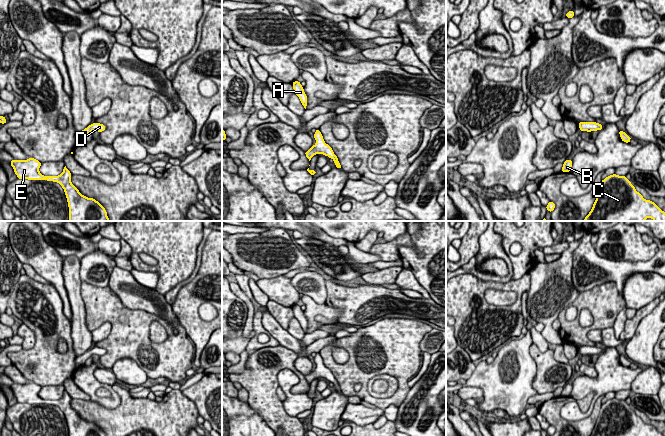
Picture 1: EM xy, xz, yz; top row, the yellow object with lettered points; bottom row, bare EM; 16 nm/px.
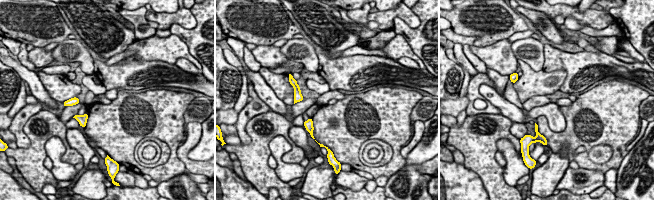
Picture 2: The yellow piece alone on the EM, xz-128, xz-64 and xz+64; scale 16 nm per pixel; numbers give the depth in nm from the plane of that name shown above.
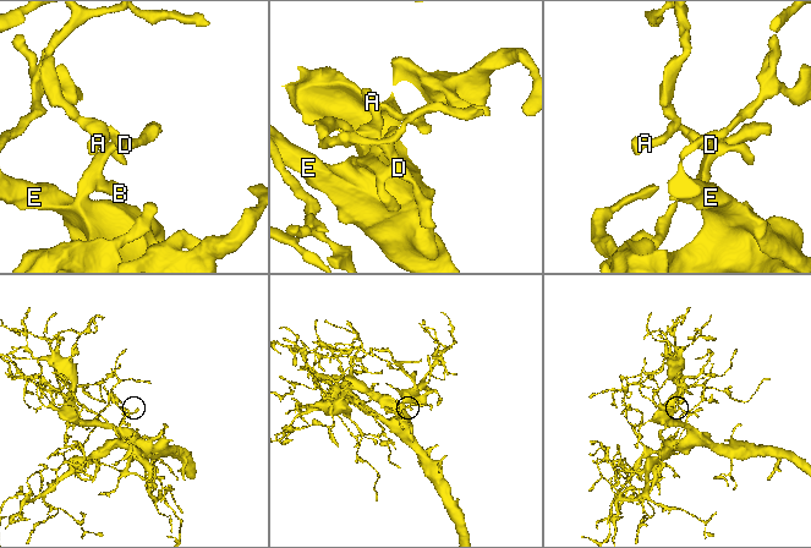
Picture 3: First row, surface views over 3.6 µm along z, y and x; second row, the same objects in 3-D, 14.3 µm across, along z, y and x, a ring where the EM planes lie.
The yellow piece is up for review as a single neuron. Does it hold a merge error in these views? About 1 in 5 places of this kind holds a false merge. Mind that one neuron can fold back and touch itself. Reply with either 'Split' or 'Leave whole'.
Leave whole

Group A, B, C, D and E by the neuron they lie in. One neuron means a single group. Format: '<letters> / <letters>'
A B C D E

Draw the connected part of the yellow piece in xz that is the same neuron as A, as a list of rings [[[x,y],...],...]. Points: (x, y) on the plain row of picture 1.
[[[294,305],[292,309],[293,309],[294,317],[299,321],[303,331],[306,333],[307,319],[304,316],[304,312],[301,310],[301,307],[299,305]]]

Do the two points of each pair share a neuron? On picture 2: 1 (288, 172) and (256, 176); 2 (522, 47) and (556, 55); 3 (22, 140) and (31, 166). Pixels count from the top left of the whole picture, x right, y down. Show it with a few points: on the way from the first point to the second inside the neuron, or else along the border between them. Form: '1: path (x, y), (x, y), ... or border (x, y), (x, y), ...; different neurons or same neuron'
1: border (273, 169), (276, 175), (287, 183); different neurons
2: border (544, 45), (544, 64), (542, 69); different neurons
3: border (25, 124), (23, 132), (29, 145), (18, 148); different neurons

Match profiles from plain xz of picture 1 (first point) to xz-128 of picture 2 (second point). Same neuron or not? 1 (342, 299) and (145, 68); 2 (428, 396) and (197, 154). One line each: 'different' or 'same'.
1: same
2: same

